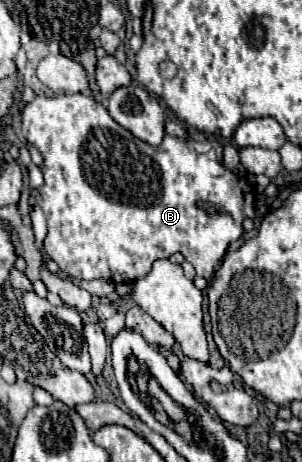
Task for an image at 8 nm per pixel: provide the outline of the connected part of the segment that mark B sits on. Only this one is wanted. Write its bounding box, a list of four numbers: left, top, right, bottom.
[22,94,254,284]

